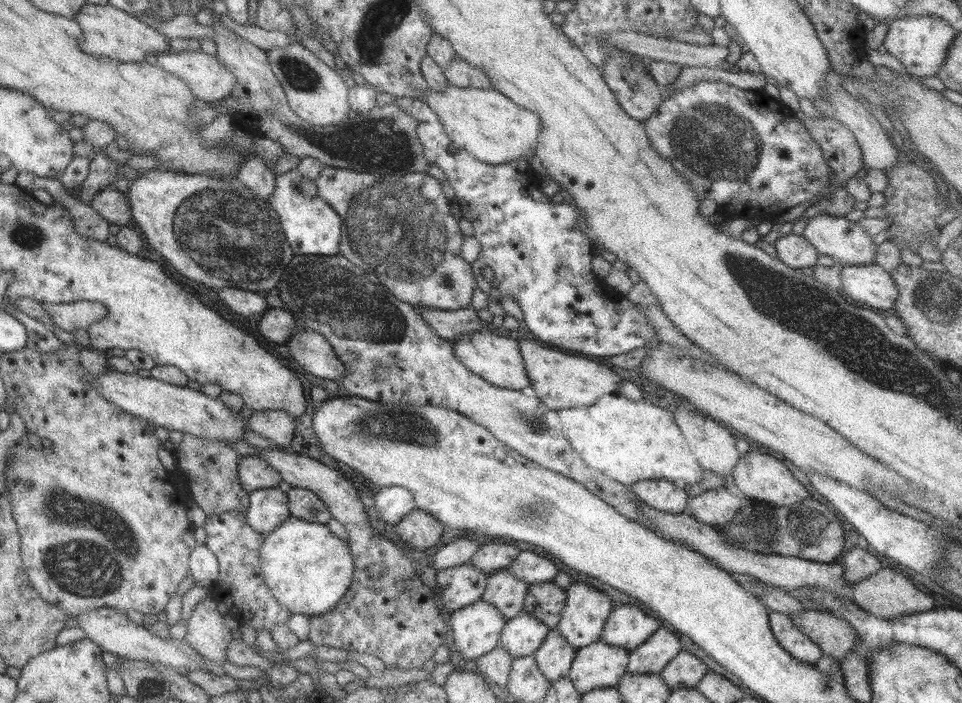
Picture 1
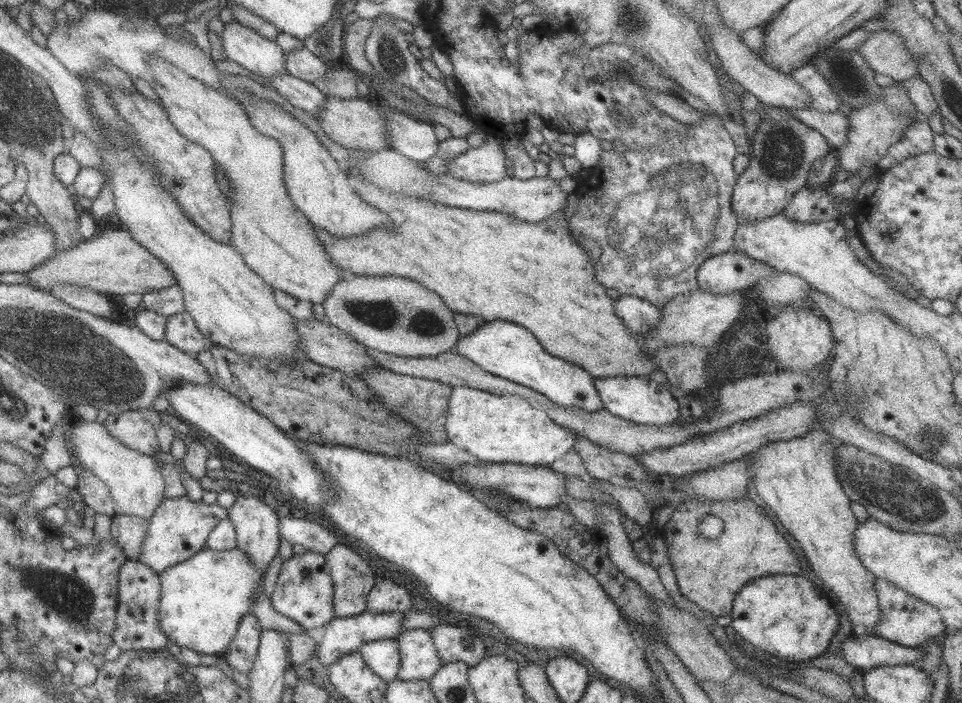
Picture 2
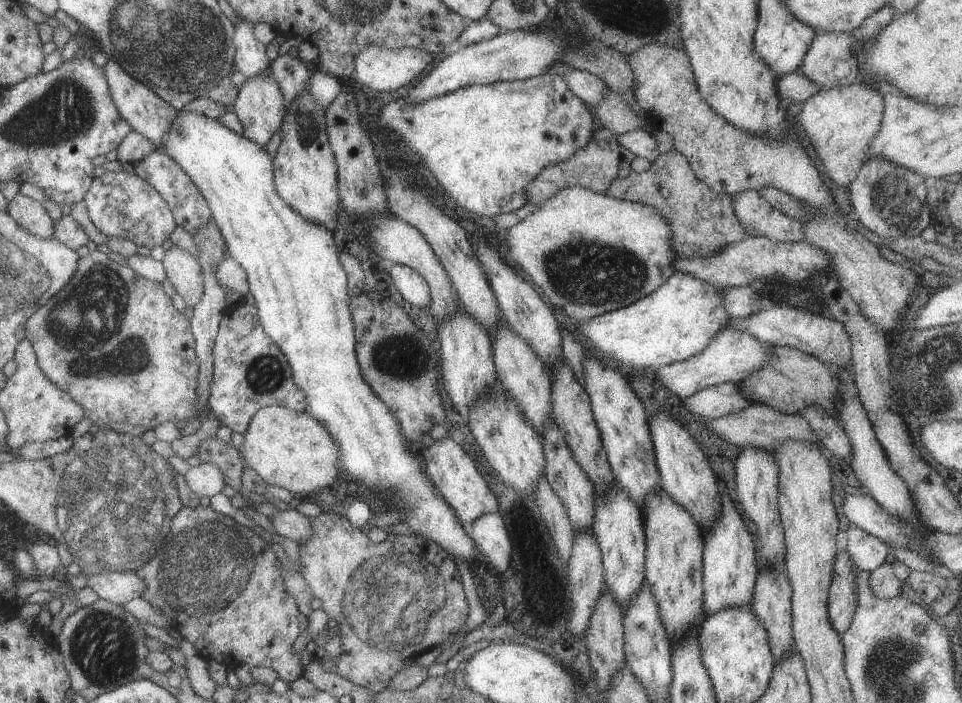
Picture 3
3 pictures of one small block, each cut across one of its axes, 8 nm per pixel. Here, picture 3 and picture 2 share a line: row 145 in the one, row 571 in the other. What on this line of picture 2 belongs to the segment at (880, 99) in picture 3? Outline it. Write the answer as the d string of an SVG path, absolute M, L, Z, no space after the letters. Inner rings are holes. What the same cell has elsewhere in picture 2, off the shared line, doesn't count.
M814 429L810 433L802 436L794 436L790 440L778 440L764 444L756 453L747 456L751 464L750 477L754 482L760 498L776 514L776 520L784 526L802 547L810 568L814 574L822 580L822 587L826 591L831 591L833 600L840 600L846 616L852 620L852 624L864 624L868 630L874 631L874 626L880 620L879 598L874 582L877 576L868 570L856 555L854 549L854 538L859 521L850 509L850 498L844 493L838 475L836 475L837 449L839 440L834 435L822 429Z

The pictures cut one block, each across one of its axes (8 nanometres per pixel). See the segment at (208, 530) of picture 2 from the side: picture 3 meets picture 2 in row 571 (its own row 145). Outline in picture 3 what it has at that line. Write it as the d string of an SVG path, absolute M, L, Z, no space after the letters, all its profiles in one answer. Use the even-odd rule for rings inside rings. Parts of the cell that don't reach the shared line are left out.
M109 58L103 66L112 98L122 118L128 122L134 131L142 134L159 150L162 149L162 138L168 134L170 126L178 116L179 110L174 110L163 98L144 83L132 78L114 58Z

